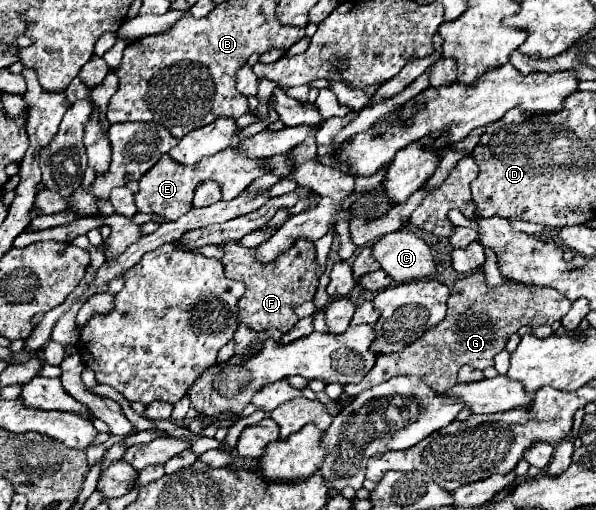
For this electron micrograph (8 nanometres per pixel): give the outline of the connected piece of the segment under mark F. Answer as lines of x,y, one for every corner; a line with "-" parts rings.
238,241
224,243
222,251
224,257
220,259
220,263
224,265
226,277
242,281
246,285
246,293
238,303
238,323
244,323
254,331
264,331
272,327
280,329
282,333
290,331
298,321
298,315
292,311
292,307
312,301
318,287
318,279
324,273
324,269
316,265
314,243
300,241
272,263
260,263
252,255
252,251
256,249
248,249

